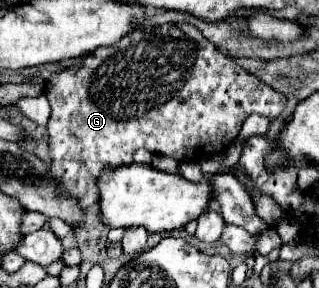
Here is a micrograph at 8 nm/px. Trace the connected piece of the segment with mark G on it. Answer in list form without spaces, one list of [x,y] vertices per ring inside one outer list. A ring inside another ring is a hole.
[[[164,23],[144,31],[132,31],[120,43],[96,49],[92,55],[54,73],[46,83],[46,97],[52,107],[48,121],[52,173],[78,199],[80,207],[96,203],[100,195],[96,191],[96,179],[100,179],[100,173],[106,167],[132,163],[132,155],[140,147],[176,161],[202,161],[214,153],[224,153],[226,145],[238,137],[248,115],[258,113],[274,121],[286,105],[282,93],[236,65],[232,57],[224,55],[190,23]]]

